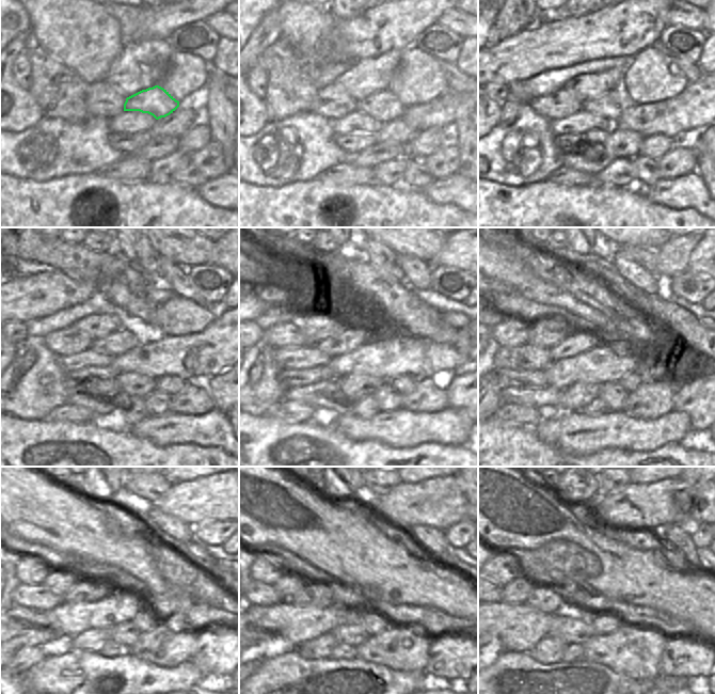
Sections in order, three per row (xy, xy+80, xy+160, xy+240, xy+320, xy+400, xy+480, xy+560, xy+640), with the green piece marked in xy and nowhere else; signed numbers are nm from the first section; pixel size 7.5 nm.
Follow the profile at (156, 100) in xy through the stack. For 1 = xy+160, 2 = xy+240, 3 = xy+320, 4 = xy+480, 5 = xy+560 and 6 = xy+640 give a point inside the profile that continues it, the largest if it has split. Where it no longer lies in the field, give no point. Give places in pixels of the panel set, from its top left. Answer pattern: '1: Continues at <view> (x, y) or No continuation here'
1: Continues at xy+160 (609, 106)
2: Continues at xy+240 (121, 341)
3: Continues at xy+320 (352, 337)
4: Continues at xy+480 (83, 590)
5: Continues at xy+560 (319, 595)
6: Continues at xy+640 (545, 599).

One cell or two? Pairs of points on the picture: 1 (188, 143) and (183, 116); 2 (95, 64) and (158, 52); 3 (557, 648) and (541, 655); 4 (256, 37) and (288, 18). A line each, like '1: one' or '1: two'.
1: two
2: two
3: one
4: two

